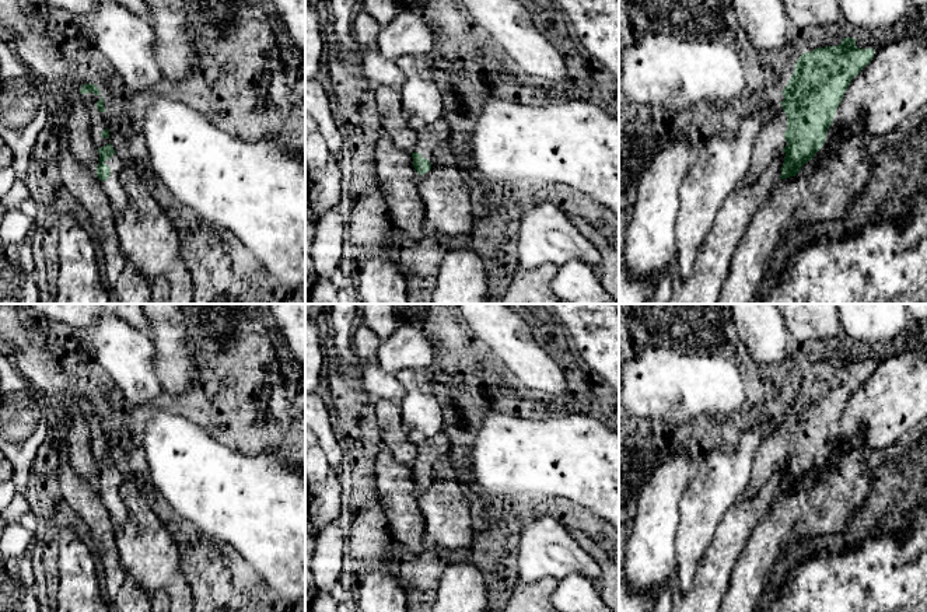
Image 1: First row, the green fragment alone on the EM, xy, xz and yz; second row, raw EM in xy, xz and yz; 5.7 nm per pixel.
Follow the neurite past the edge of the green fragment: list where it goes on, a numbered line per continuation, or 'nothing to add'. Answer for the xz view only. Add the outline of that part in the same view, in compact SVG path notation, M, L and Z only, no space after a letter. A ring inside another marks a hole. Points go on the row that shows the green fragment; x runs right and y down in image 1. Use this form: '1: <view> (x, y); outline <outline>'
1: xz (429, 136); outline M410 118L410 126L417 134L413 153L420 153L433 167L434 150L440 143L451 139L451 129L448 123L442 118L428 125Z

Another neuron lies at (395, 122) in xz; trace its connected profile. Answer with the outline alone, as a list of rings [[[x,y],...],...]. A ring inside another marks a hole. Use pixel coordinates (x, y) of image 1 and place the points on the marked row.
[[[378,85],[371,90],[381,116],[384,133],[392,139],[396,148],[413,151],[417,134],[410,126],[410,118],[402,108],[399,90],[389,85]]]

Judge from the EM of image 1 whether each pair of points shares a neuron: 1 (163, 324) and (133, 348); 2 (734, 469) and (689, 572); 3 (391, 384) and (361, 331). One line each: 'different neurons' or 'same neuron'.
1: different neurons
2: same neuron
3: same neuron

